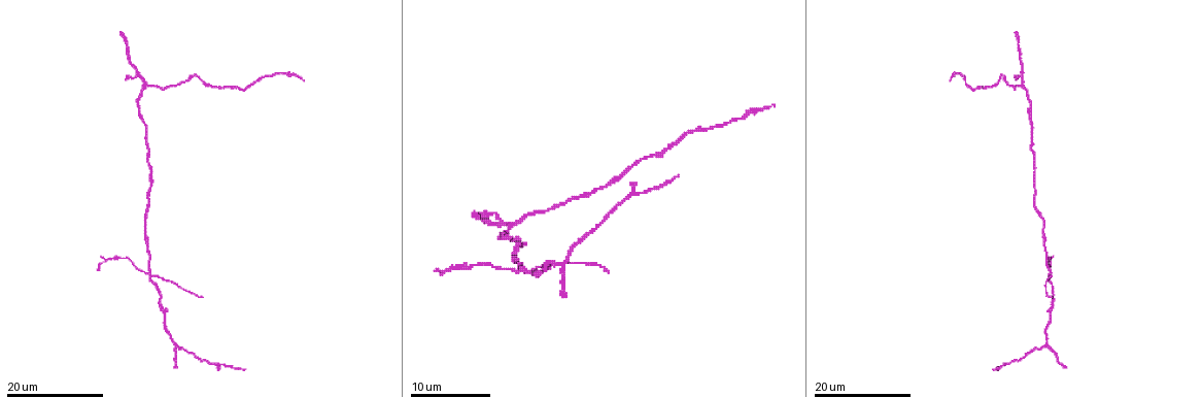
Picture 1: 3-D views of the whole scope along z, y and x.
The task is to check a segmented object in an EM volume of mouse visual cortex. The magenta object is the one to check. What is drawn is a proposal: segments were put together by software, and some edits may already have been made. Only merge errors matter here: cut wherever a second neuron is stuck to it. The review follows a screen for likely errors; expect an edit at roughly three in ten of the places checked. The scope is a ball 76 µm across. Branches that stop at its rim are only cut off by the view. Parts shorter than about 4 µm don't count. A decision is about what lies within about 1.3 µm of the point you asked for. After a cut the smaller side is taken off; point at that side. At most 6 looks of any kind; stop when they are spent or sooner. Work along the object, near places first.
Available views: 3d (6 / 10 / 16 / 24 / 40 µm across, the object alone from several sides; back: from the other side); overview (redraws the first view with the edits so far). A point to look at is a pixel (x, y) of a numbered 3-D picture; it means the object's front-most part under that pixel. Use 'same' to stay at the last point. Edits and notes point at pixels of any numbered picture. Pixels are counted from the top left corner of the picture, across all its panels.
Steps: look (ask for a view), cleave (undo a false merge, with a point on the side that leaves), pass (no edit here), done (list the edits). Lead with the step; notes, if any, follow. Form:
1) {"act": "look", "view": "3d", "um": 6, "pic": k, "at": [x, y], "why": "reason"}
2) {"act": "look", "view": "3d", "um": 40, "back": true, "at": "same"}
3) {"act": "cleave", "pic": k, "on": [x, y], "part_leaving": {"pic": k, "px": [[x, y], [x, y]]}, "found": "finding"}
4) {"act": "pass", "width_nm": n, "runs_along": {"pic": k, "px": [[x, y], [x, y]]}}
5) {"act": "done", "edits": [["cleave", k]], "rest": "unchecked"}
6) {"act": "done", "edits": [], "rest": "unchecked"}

{"act": "look", "view": "3d", "um": 24, "pic": 1, "at": [1047, 347], "why": "three arms meet"}

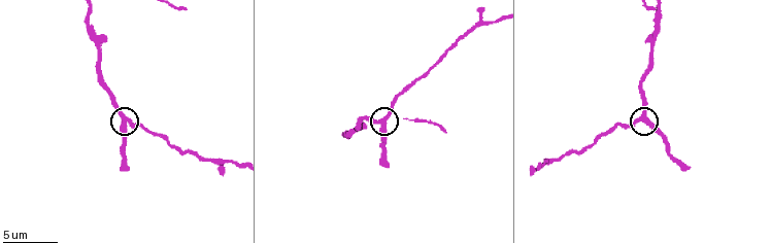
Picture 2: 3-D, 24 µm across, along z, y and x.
{"act": "look", "view": "3d", "um": 6, "pic": 2, "at": [644, 120]}

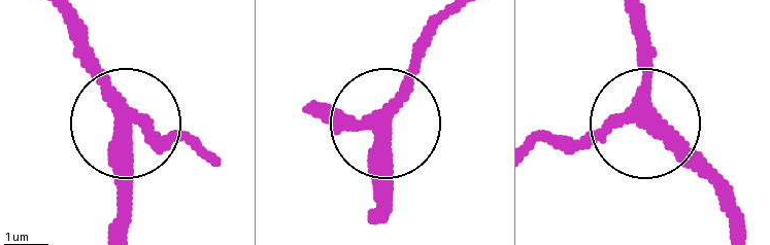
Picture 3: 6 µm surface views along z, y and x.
{"act": "pass", "width_nm": 310, "runs_along": {"pic": 3, "px": [[62, 19], [125, 118], [128, 214]]}, "found": "all the same neuron"}

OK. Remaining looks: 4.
{"act": "look", "view": "3d", "um": 16, "pic": 1, "at": [150, 274], "why": "small branch off a trunk"}

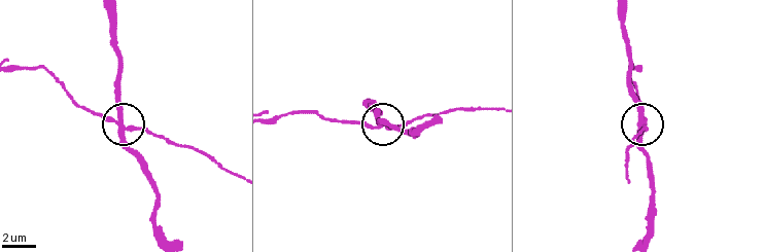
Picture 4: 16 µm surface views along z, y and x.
{"act": "look", "view": "3d", "um": 6, "pic": 4, "at": [118, 122]}

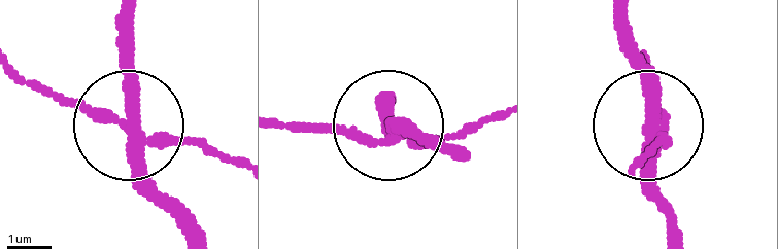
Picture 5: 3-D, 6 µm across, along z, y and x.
{"act": "cleave", "pic": 5, "on": [205, 143], "arms": 4, "part_leaving": {"pic": 5, "px": [[137, 135], [53, 99], [19, 69]]}, "found": "two neurons meet here"}

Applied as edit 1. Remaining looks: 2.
{"act": "look", "view": "3d", "um": 16, "pic": 1, "at": [149, 85]}

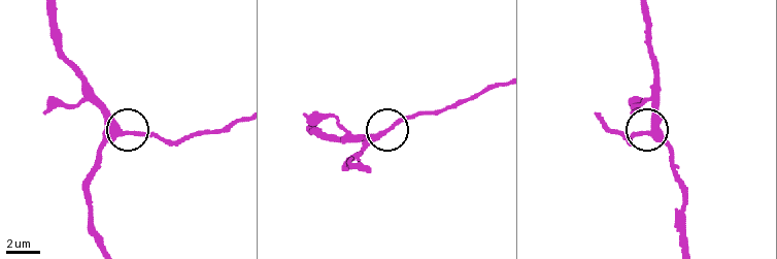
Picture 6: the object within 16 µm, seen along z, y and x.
{"act": "look", "view": "3d", "um": 10, "pic": 6, "at": [382, 134], "why": "zoom in"}

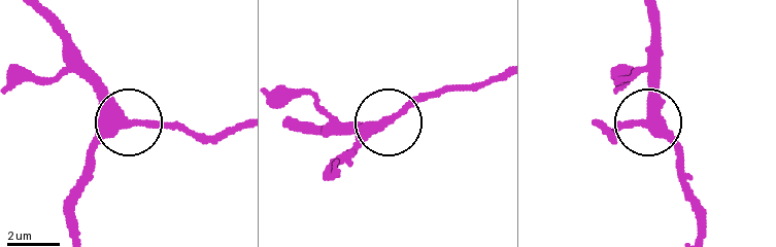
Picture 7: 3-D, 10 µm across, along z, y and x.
{"act": "pass", "runs_along": {"pic": 7, "px": [[77, 232], [75, 205], [91, 159], [124, 118], [77, 68]]}, "found": "one neuron here"}

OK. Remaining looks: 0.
{"act": "done", "edits": [["cleave", 5]], "rest": "unchecked"}

